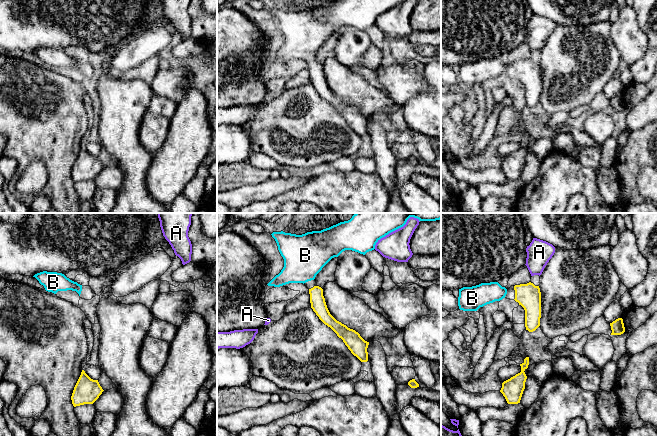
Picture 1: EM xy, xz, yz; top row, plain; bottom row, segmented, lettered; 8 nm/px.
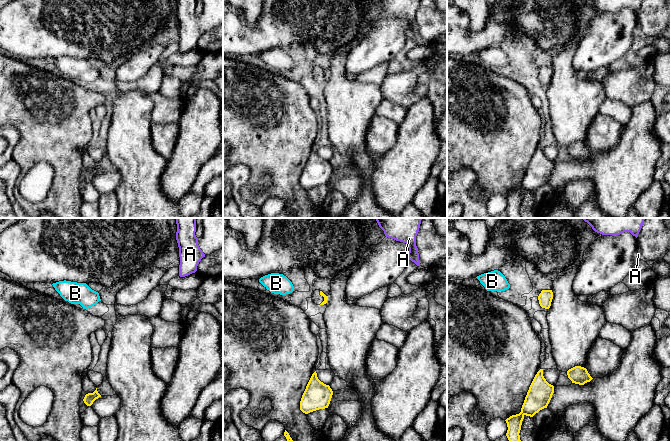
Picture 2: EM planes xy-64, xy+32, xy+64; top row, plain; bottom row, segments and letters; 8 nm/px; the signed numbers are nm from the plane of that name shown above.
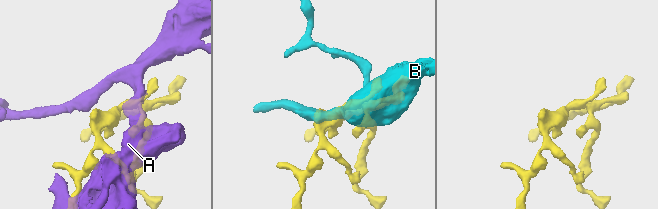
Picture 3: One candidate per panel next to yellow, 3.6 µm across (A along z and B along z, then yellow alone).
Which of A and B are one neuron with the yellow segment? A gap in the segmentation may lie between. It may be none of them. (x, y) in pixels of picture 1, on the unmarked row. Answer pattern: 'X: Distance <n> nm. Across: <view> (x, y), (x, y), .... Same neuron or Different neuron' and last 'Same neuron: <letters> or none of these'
A: Distance 60 nm. Across: yz (530, 58), (531, 51). Different neuron
B: Distance 60 nm. Across: xz (314, 62), (313, 55). Same neuron
Same neuron: B

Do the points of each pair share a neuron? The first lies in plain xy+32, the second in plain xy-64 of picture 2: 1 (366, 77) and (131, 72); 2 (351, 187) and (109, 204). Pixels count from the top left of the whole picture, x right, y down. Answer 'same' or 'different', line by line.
1: different
2: different

